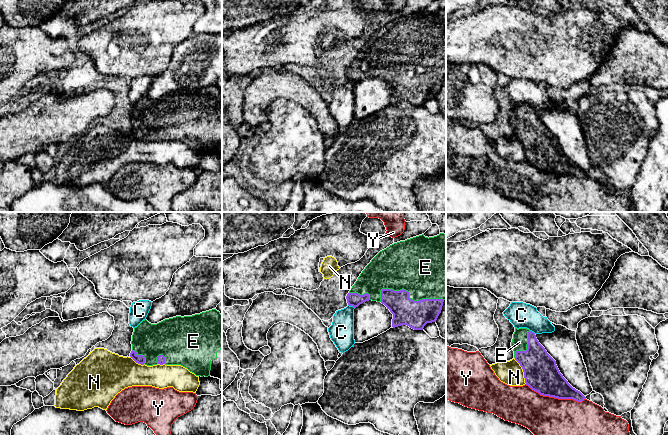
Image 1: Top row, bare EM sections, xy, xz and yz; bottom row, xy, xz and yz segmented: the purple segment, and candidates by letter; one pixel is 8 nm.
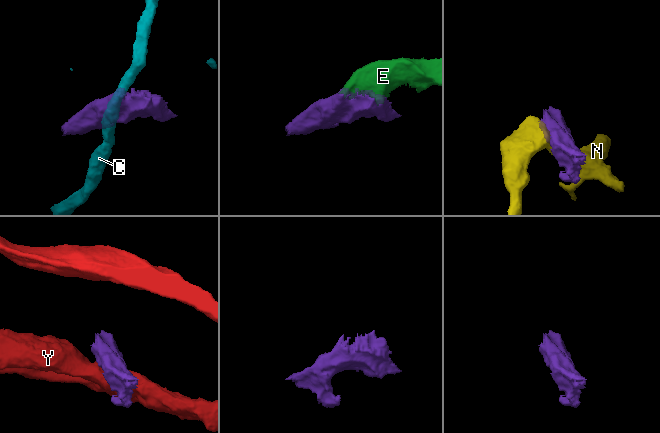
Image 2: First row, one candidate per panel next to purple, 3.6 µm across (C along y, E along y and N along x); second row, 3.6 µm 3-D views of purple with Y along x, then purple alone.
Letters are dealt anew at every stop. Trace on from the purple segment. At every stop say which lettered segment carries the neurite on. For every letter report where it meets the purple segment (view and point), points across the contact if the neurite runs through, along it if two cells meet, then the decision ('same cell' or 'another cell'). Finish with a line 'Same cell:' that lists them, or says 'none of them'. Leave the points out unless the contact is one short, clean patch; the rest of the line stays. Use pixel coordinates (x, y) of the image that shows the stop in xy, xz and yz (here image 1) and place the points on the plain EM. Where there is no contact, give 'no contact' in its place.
C: contact xz (351, 81); border xz (348, 80), (354, 84); another cell
E: contact xz (409, 74); same cell
N: contact yz (523, 147); another cell
Y: contact yz (555, 173); another cell
Same cell: E

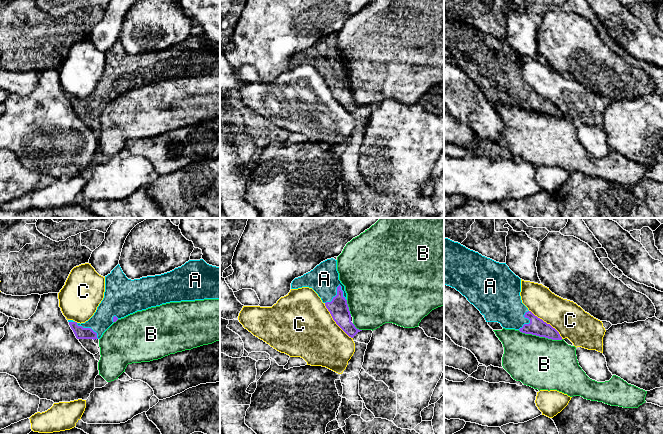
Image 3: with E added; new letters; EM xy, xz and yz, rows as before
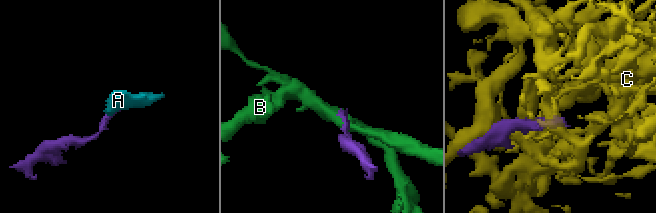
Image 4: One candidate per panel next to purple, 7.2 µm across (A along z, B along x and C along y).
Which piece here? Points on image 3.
A: contact xz (336, 71); same cell
B: contact yz (540, 112); another cell
C: contact xz (334, 96); another cell
Same cell: A

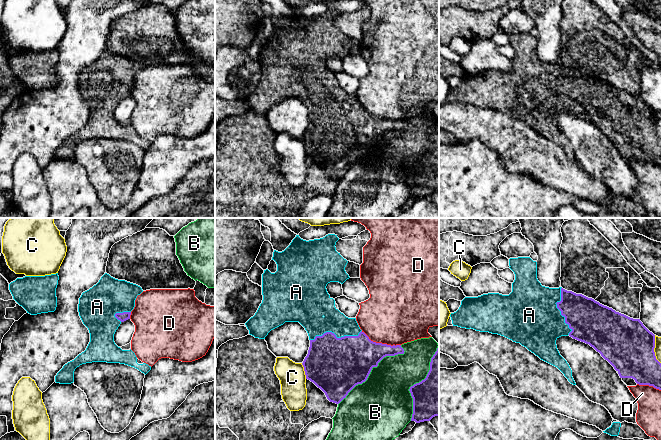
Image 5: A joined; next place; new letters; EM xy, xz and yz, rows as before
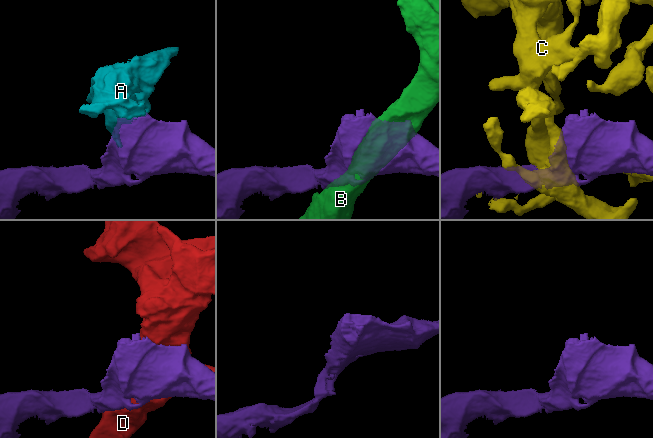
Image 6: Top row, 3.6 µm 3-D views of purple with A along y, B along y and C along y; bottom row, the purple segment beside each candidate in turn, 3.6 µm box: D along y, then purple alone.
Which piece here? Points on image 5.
A: contact xz (335, 112); same cell
B: contact xz (371, 145); another cell
C: contact xz (304, 146); another cell
D: contact xz (381, 119); another cell
Same cell: A

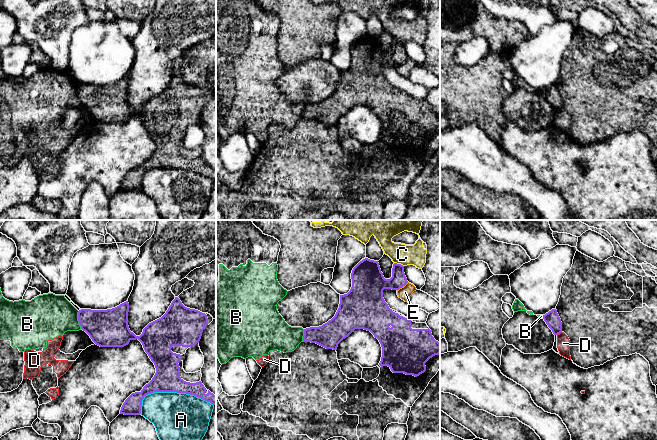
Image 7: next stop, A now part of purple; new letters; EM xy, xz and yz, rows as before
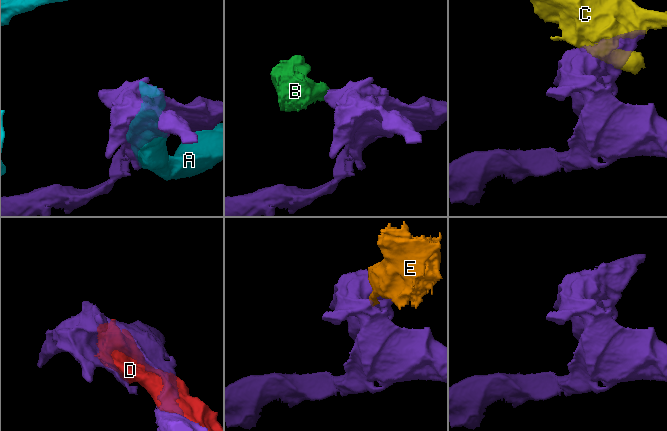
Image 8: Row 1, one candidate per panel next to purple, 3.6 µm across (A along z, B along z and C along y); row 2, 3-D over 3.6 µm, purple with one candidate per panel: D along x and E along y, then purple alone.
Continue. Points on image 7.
A: contact xy (170, 167); another cell
B: contact xy (78, 96); border xy (78, 87), (78, 99), (81, 104); another cell
C: contact xz (399, 40); another cell
D: contact yz (559, 109); another cell
E: contact xz (402, 62); border xz (408, 58), (397, 66); another cell
Same cell: none of them

